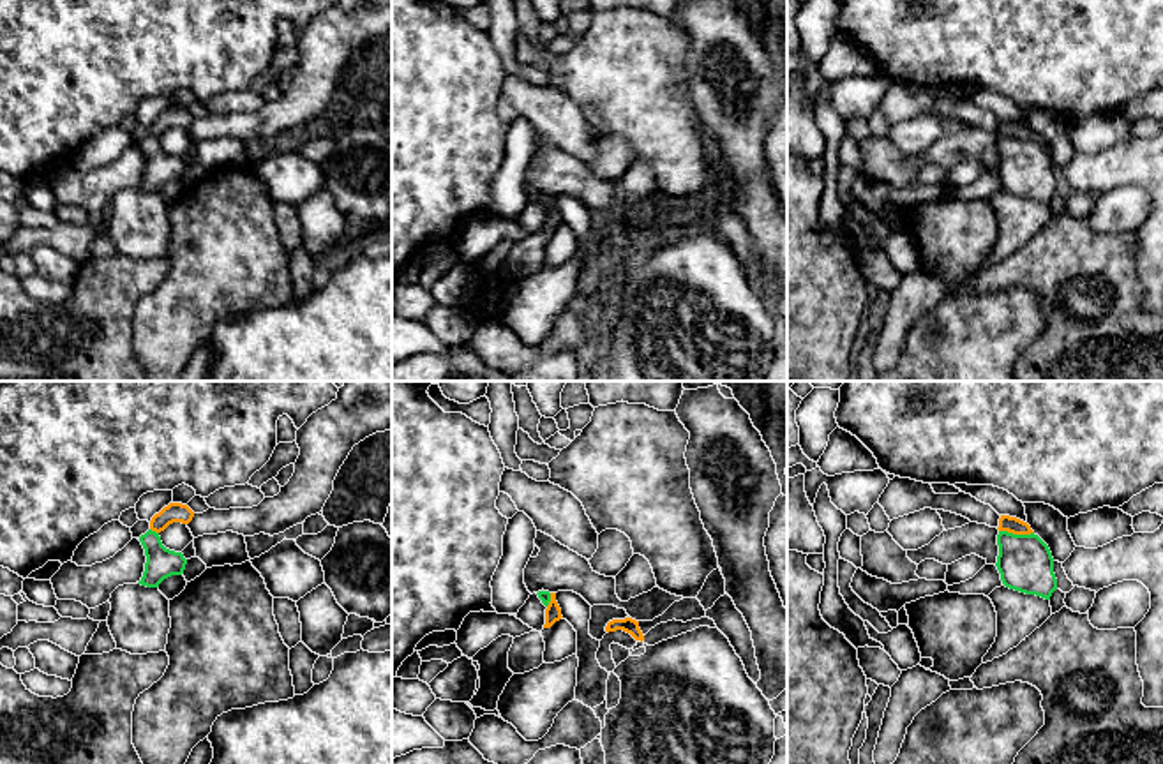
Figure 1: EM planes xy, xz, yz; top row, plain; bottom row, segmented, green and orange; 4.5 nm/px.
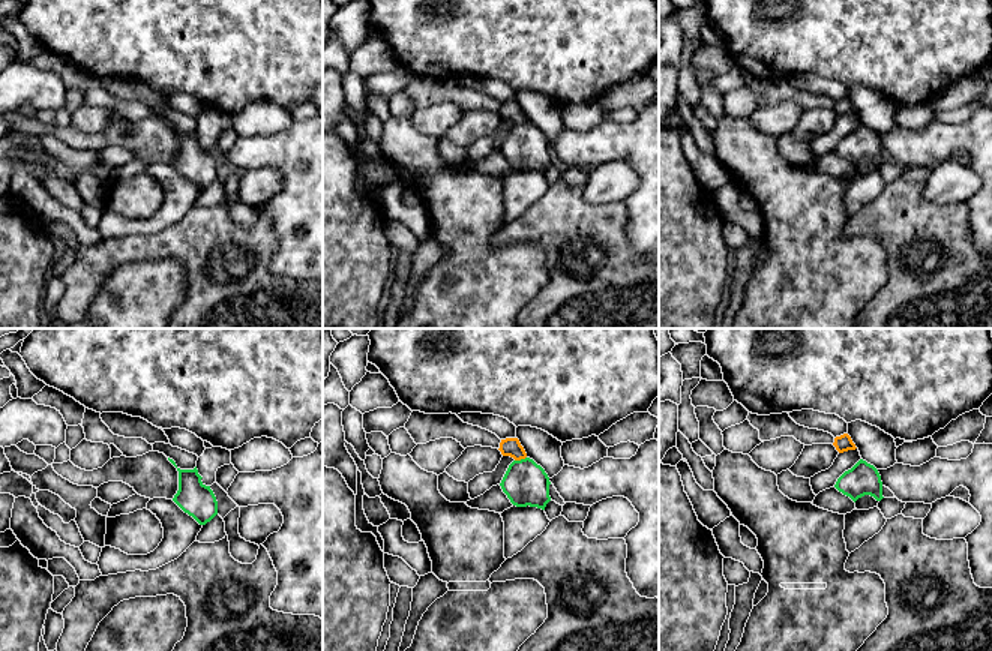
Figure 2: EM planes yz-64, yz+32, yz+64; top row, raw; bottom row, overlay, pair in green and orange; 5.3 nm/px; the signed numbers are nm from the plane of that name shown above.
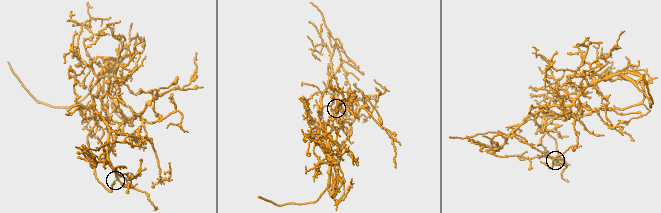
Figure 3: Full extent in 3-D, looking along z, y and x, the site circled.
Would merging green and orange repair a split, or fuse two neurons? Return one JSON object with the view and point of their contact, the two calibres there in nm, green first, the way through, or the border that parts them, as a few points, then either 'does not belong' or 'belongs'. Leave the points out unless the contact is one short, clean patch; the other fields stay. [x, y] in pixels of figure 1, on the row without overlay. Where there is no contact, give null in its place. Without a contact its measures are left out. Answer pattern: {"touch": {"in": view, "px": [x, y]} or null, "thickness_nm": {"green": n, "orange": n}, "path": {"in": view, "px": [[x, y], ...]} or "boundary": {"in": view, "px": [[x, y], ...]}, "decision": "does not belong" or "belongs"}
{"touch": {"in": "yz", "px": [1017, 140]}, "thickness_nm": {"green": 240, "orange": 80}, "boundary": {"in": "yz", "px": [[999, 134], [1033, 138]]}, "decision": "does not belong"}

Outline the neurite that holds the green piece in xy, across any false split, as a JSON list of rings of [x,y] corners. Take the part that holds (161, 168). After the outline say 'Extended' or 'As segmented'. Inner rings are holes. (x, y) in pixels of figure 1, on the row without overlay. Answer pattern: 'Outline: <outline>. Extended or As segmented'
Outline: [[[148,134],[139,141],[139,146],[145,154],[146,168],[138,189],[146,192],[159,192],[164,184],[182,180],[187,166],[196,162],[194,145],[182,157],[175,157],[162,150],[159,138]]]. Extended

